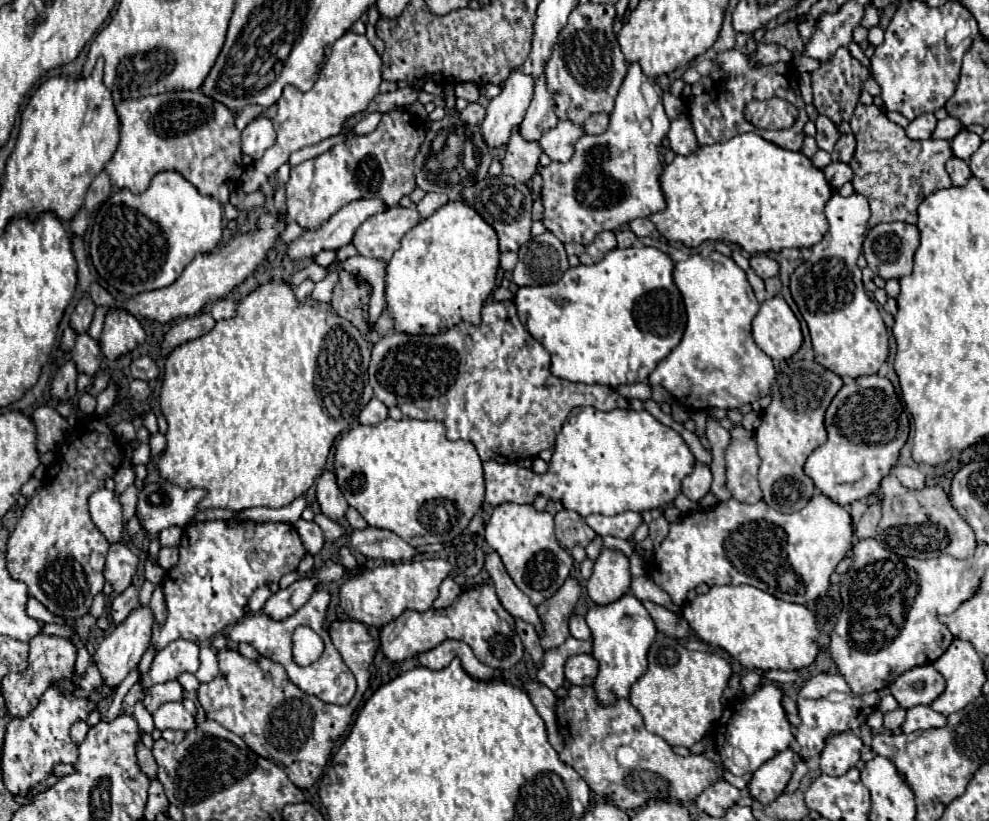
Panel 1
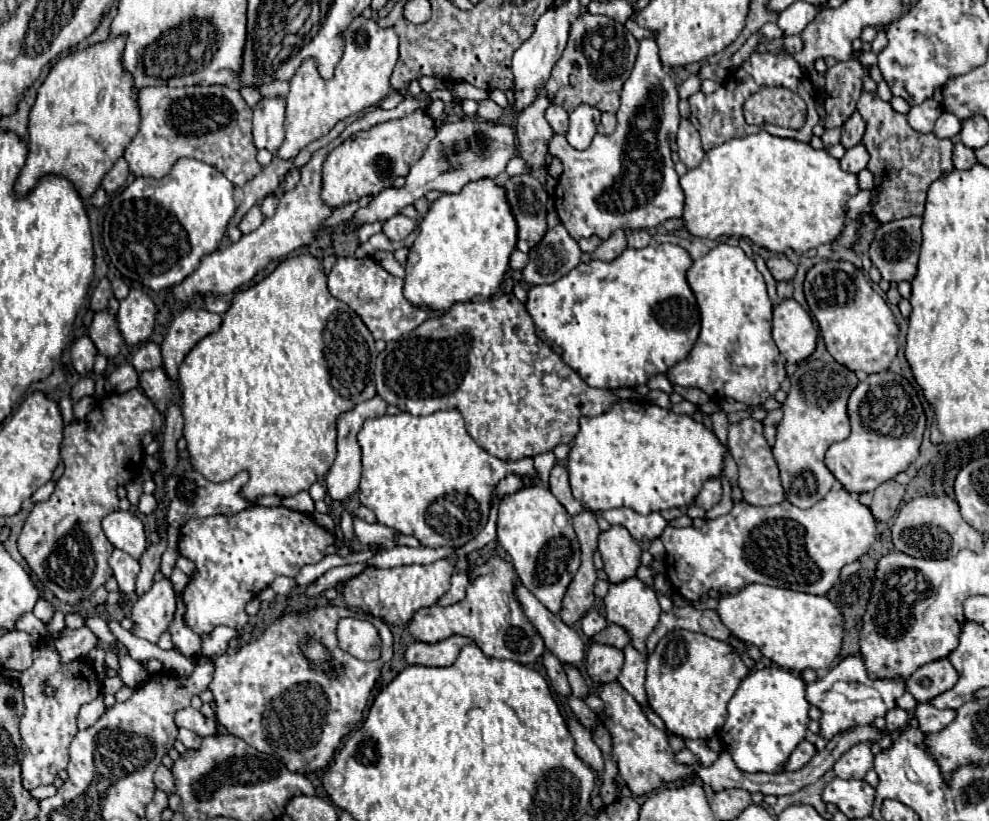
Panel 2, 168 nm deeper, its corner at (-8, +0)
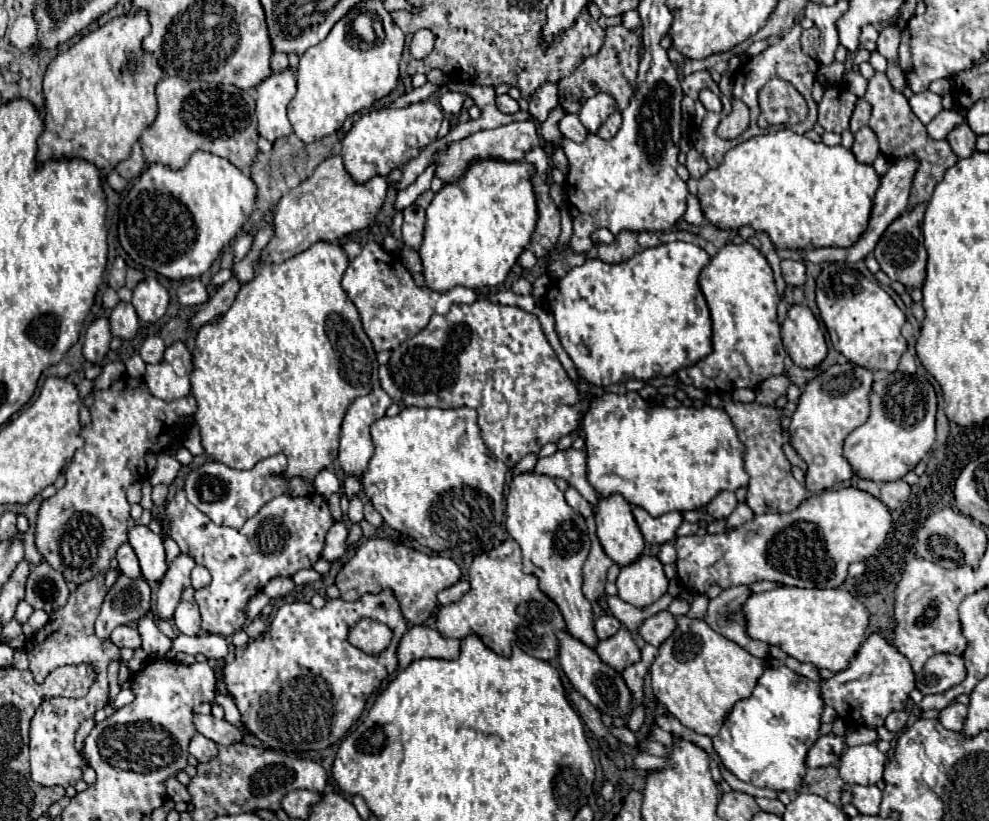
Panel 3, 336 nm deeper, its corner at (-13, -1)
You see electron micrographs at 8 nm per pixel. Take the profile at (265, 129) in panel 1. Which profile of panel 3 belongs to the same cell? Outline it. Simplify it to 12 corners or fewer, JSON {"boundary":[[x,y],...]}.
{"boundary":[[290,68],[256,88],[258,134],[292,134],[286,108],[296,94]]}

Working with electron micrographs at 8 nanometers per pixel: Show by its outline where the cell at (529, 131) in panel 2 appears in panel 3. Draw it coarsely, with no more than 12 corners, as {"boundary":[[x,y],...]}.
{"boundary":[[544,84],[530,98],[530,116],[544,122],[558,106],[556,84]]}

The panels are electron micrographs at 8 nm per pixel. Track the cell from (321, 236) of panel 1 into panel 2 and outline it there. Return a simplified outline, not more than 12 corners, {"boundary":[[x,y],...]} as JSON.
{"boundary":[[509,125],[439,127],[407,185],[375,195],[353,225],[385,221],[431,189],[497,179],[517,155]]}

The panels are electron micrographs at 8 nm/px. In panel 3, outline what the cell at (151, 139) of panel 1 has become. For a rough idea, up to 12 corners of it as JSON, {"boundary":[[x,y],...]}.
{"boundary":[[172,76],[140,136],[148,164],[258,156],[250,92]]}

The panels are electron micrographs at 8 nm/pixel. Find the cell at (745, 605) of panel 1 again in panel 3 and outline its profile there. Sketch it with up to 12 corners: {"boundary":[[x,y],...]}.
{"boundary":[[780,586],[742,604],[746,634],[840,672],[866,640],[846,590]]}

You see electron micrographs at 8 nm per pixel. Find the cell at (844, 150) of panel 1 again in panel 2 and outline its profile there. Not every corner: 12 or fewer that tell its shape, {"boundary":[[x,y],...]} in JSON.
{"boundary":[[855,113],[841,127],[841,145],[857,145],[865,133],[863,117]]}

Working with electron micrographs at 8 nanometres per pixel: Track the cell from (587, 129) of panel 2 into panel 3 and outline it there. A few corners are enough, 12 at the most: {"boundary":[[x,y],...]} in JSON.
{"boundary":[[608,94],[584,102],[580,122],[592,134],[616,110]]}

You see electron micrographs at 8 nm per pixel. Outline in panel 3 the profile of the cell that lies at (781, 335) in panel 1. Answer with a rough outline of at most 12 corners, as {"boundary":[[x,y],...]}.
{"boundary":[[794,304],[782,322],[782,344],[800,368],[828,352],[818,320]]}

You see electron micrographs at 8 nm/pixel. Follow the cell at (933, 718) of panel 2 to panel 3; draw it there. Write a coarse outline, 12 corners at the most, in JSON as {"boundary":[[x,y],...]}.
{"boundary":[[950,704],[938,720],[946,730],[962,728],[968,708]]}

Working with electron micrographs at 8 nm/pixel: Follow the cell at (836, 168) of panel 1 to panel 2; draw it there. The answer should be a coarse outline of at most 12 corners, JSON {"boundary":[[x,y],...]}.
{"boundary":[[859,143],[841,159],[841,169],[859,173],[867,167],[869,153]]}

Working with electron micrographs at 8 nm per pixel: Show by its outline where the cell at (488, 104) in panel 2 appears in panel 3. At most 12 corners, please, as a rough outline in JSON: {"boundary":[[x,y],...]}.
{"boundary":[[508,94],[498,96],[498,110],[516,114],[520,110],[516,100]]}

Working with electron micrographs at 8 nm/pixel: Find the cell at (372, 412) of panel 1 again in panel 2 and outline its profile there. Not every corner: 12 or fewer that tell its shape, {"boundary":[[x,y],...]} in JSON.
{"boundary":[[379,395],[337,417],[337,457],[327,493],[345,501],[361,479],[357,433],[365,419],[385,415]]}

